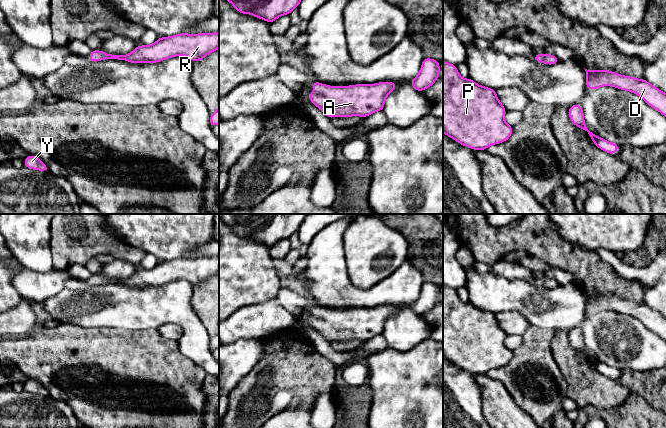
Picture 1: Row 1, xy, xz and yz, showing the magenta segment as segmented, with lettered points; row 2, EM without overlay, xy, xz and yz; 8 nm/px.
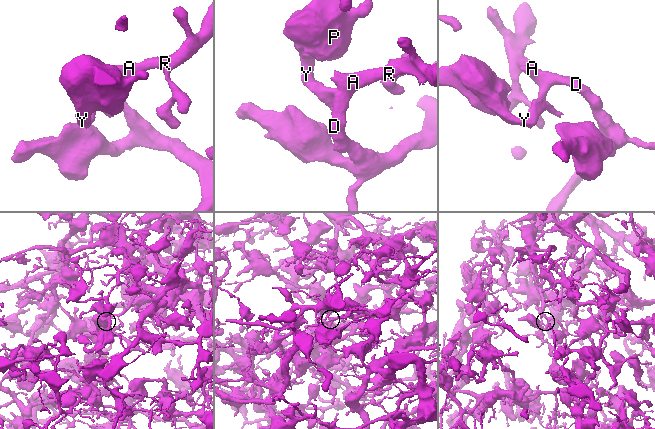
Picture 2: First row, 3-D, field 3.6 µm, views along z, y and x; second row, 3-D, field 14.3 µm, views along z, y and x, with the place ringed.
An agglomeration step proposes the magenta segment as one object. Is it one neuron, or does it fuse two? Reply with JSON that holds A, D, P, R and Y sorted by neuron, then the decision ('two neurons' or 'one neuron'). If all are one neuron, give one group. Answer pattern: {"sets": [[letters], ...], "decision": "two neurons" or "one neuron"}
{"sets": [["A", "D", "P", "R", "Y"]], "decision": "one neuron"}

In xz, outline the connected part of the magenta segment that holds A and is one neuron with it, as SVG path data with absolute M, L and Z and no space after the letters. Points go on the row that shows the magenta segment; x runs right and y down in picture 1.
M314 80L313 93L307 97L328 119L351 116L364 118L383 111L386 97L397 86L395 82L329 86Z

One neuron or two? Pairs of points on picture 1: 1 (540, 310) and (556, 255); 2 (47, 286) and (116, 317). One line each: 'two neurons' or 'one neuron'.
1: two neurons
2: two neurons

